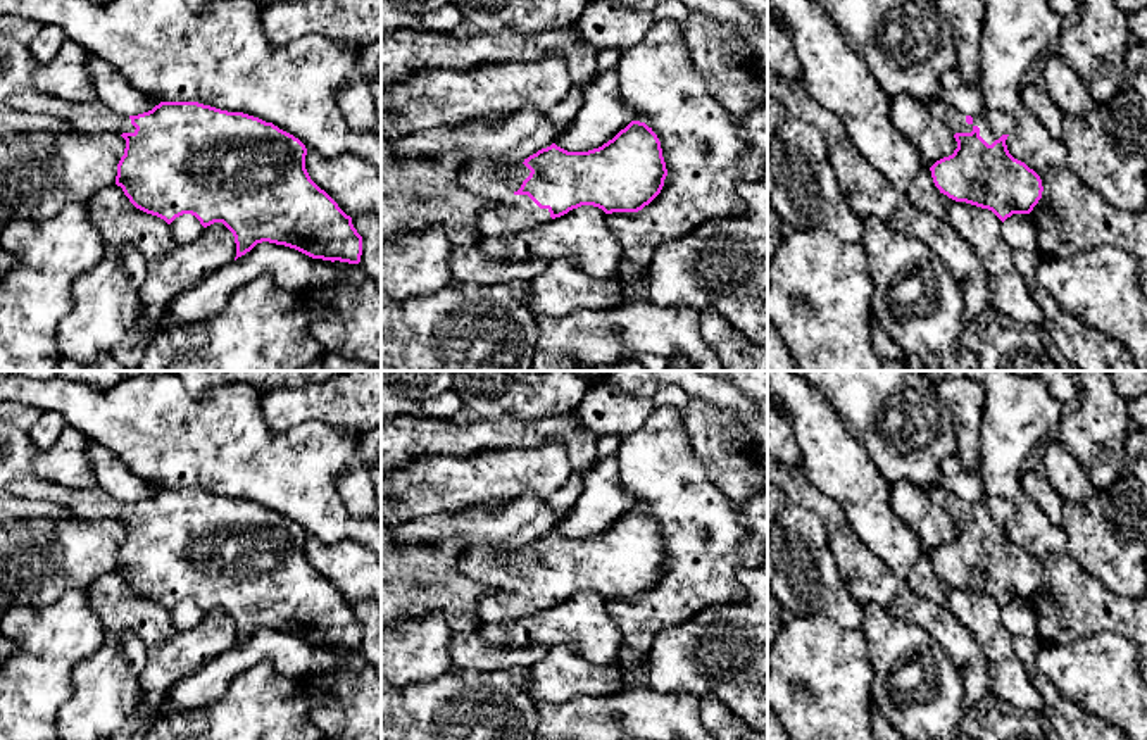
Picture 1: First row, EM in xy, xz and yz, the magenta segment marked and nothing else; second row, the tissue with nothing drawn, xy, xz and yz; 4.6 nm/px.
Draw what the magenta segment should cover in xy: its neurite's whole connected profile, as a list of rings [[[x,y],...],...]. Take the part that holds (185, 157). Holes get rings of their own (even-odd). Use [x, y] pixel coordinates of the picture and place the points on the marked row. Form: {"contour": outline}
{"contour": [[[0,33],[0,103],[19,112],[50,114],[66,119],[69,128],[81,133],[117,133],[126,140],[124,155],[117,164],[116,185],[129,202],[171,224],[183,214],[195,216],[204,228],[223,223],[235,236],[236,257],[250,252],[257,243],[269,241],[295,248],[312,259],[359,264],[362,236],[338,204],[321,190],[305,169],[305,145],[273,122],[243,112],[228,112],[198,102],[160,102],[152,110],[138,116],[122,116],[103,102],[72,102],[41,93],[34,88],[34,72],[40,64],[28,45]]]}

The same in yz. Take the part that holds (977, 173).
{"contour": [[[935,100],[930,114],[945,124],[957,141],[952,155],[937,160],[930,171],[940,193],[956,202],[966,202],[992,210],[1002,223],[1012,214],[1030,214],[1042,198],[1042,179],[1025,162],[1014,159],[1006,145],[1014,119],[1004,110],[983,109],[978,116],[964,116],[952,105]]]}

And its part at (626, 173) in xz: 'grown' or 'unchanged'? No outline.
grown

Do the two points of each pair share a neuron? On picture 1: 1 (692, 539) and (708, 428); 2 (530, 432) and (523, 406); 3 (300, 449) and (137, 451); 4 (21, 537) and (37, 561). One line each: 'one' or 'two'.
1: two
2: two
3: one
4: one

